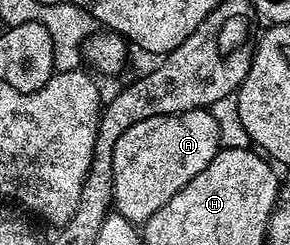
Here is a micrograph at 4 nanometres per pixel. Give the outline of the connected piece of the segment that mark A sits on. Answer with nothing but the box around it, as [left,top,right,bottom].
[113,108,220,222]

